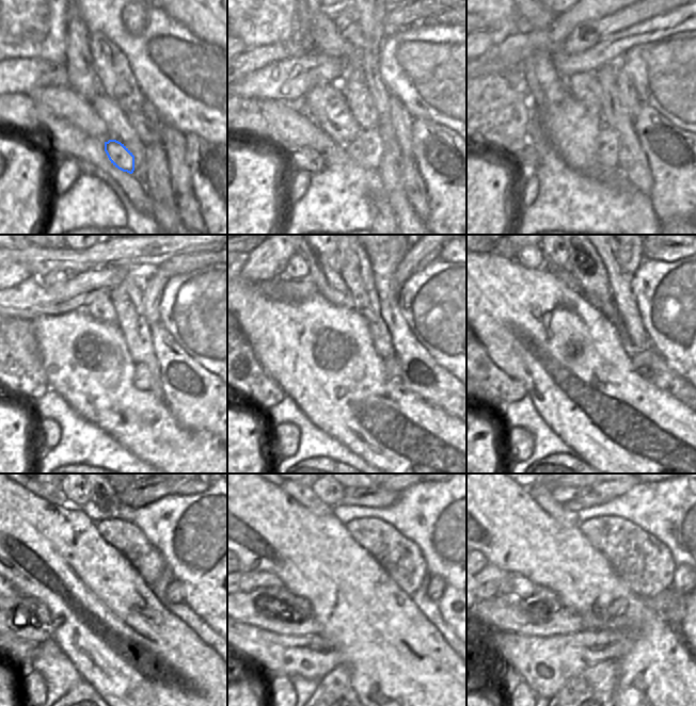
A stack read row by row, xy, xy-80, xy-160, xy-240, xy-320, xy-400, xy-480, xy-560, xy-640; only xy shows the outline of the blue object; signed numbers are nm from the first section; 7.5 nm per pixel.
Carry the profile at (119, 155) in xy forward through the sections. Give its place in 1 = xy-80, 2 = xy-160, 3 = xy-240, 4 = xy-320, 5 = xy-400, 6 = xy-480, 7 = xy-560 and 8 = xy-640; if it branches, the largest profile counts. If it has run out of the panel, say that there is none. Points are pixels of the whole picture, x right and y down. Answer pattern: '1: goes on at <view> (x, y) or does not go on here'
1: goes on at xy-80 (366, 149)
2: goes on at xy-160 (607, 143)
3: goes on at xy-240 (142, 380)
4: goes on at xy-320 (392, 366)
5: goes on at xy-400 (642, 359)
6: goes on at xy-480 (175, 593)
7: goes on at xy-560 (436, 588)
8: goes on at xy-640 (683, 580)

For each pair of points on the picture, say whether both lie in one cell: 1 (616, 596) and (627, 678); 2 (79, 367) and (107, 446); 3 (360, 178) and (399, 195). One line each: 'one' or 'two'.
1: one
2: two
3: two

